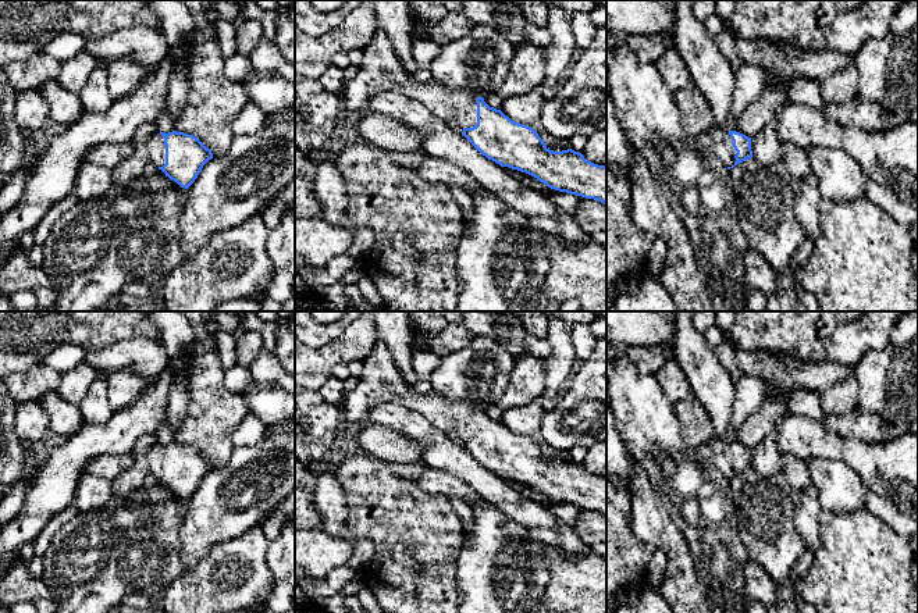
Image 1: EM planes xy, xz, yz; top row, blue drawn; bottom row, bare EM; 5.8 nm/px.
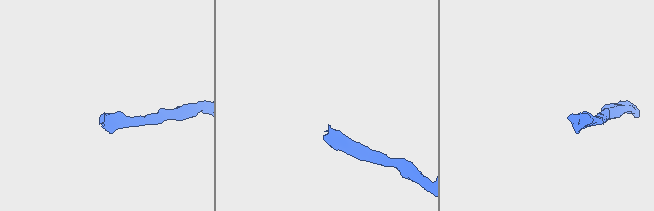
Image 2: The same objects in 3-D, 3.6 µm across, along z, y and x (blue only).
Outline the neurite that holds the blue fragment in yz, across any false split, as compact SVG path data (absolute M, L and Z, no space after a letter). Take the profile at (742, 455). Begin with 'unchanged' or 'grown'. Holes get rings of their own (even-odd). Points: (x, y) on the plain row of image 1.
grown | M711 439L695 452L700 460L716 467L729 481L752 470L751 449L736 442Z

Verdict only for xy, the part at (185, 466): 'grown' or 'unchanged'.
grown

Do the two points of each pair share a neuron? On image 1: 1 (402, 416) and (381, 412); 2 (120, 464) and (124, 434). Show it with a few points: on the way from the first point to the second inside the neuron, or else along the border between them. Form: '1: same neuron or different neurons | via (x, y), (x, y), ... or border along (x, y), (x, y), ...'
1: same neuron | via (397, 416), (387, 414)
2: different neurons | border along (132, 452), (93, 456), (89, 460)

